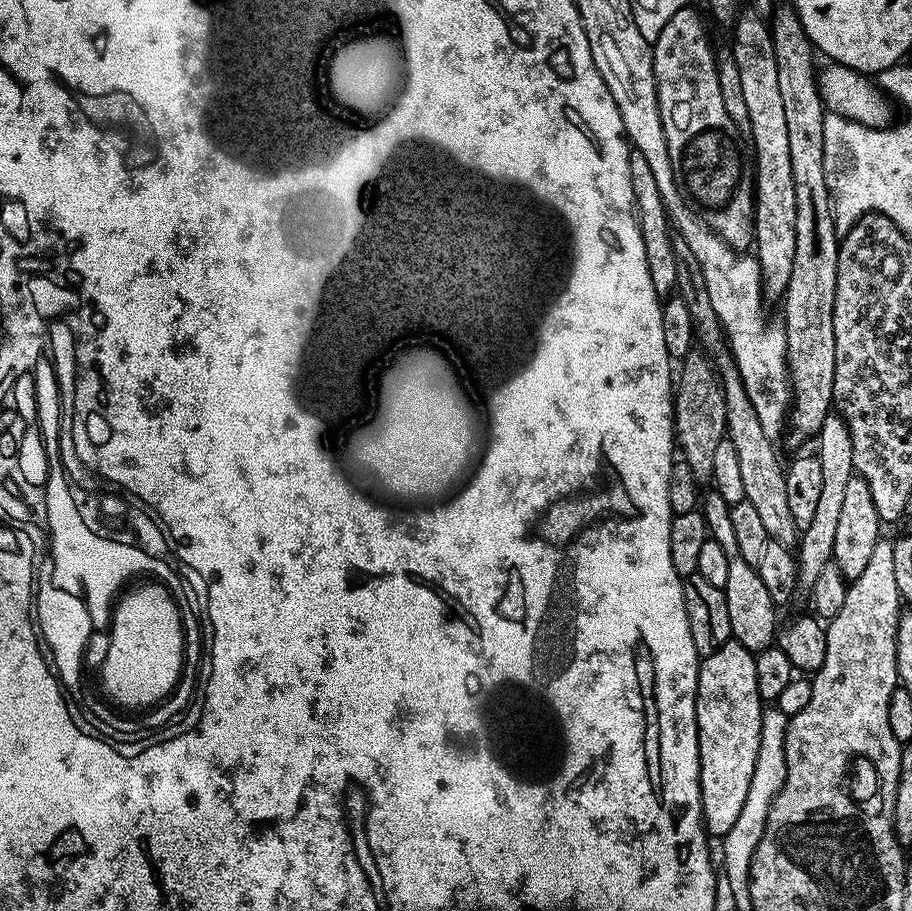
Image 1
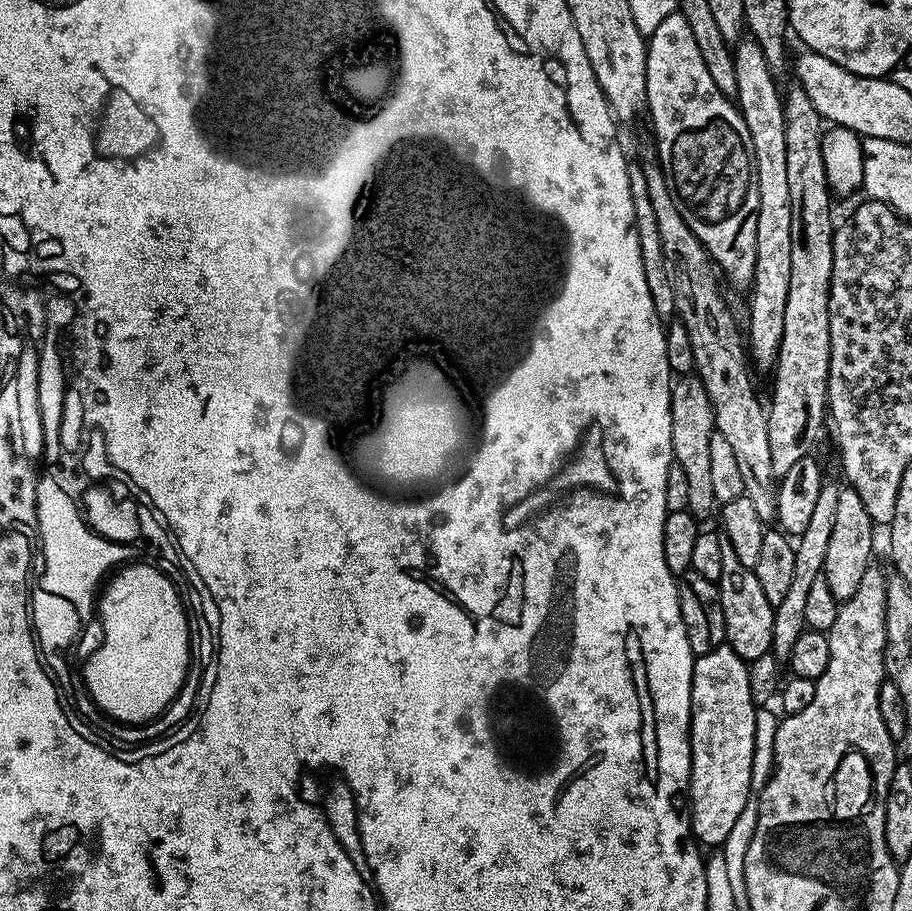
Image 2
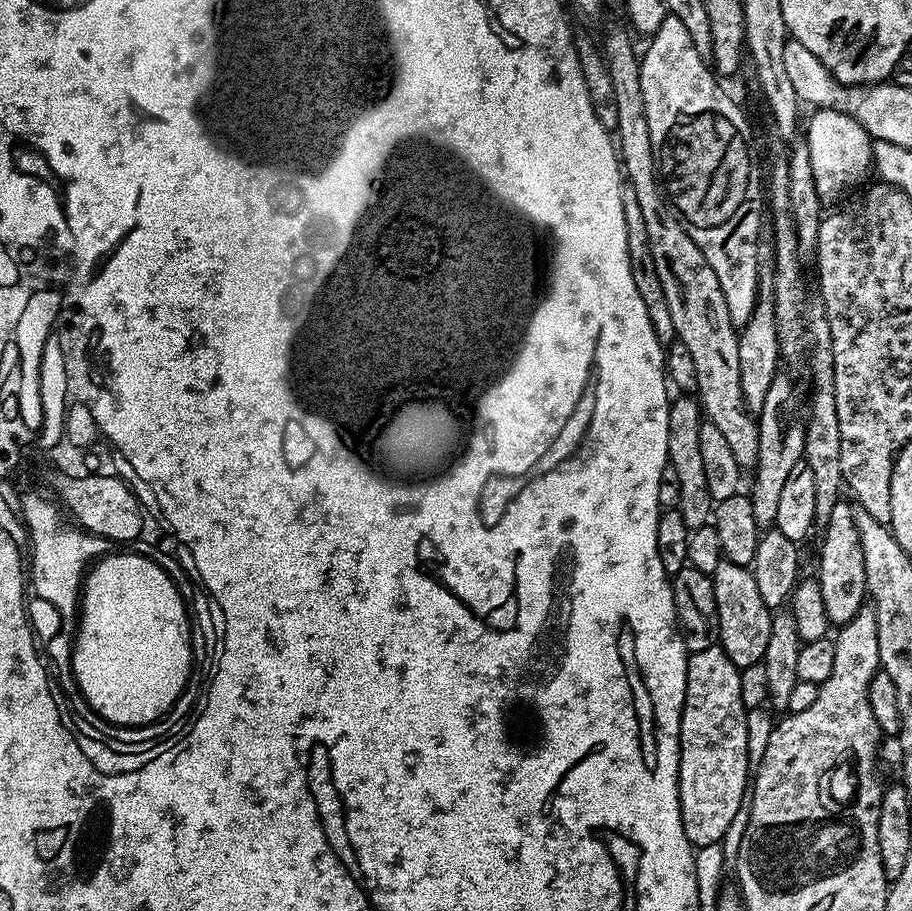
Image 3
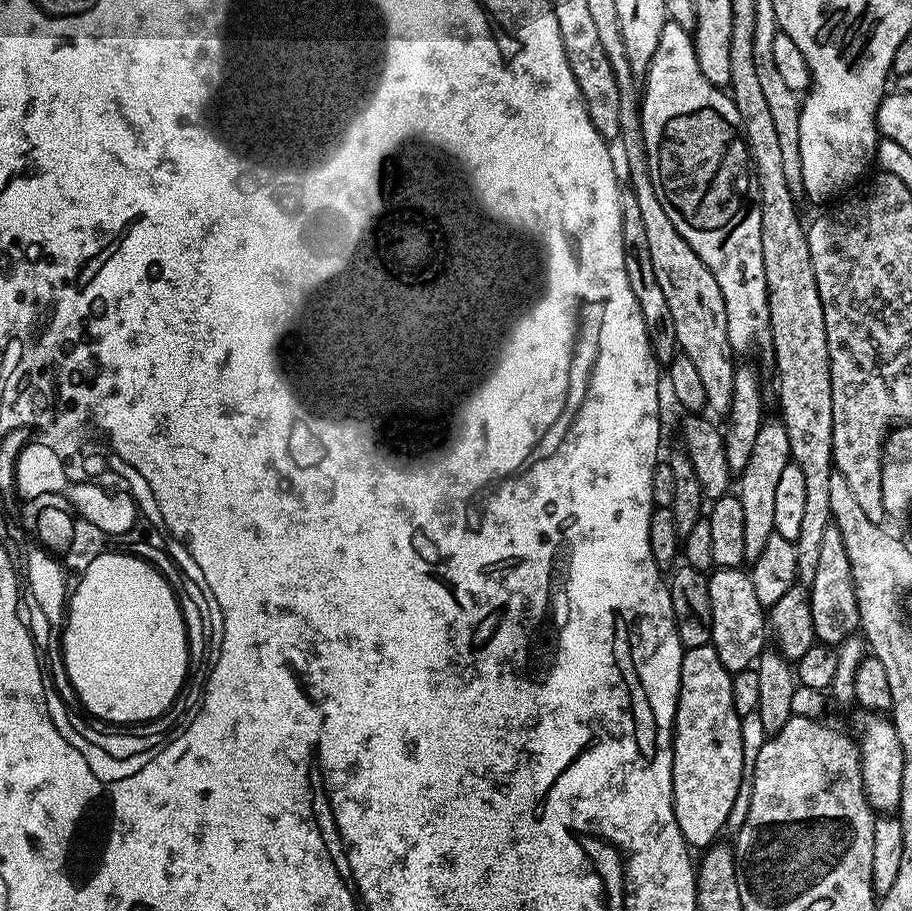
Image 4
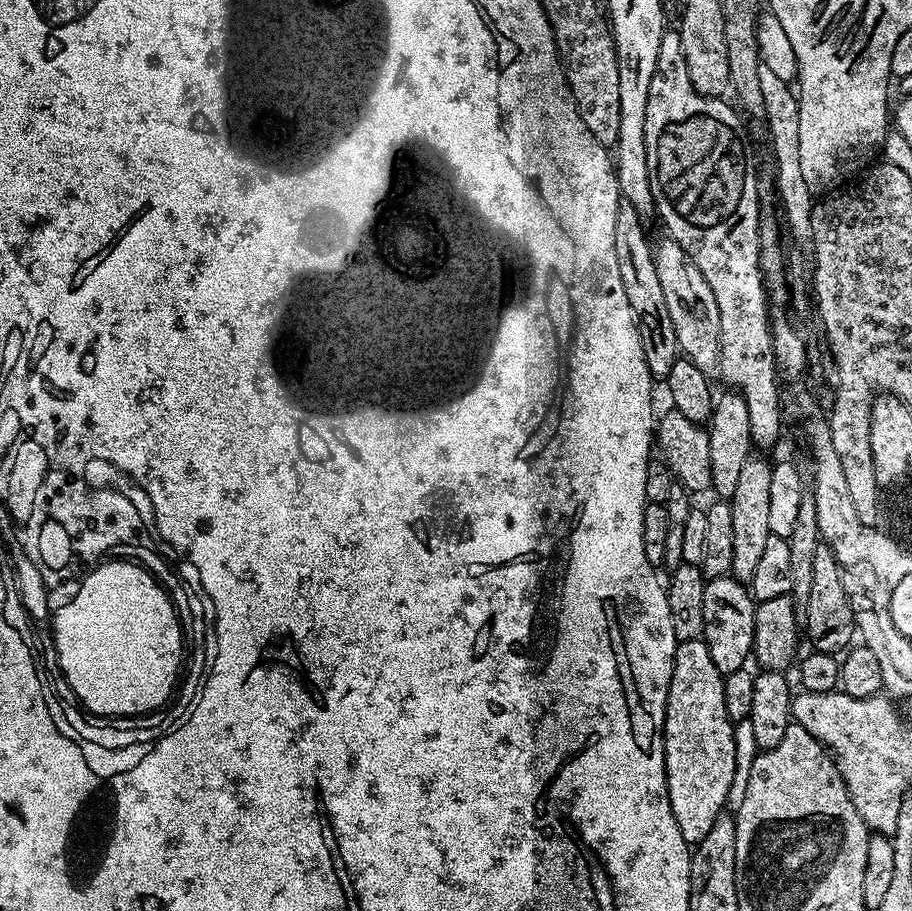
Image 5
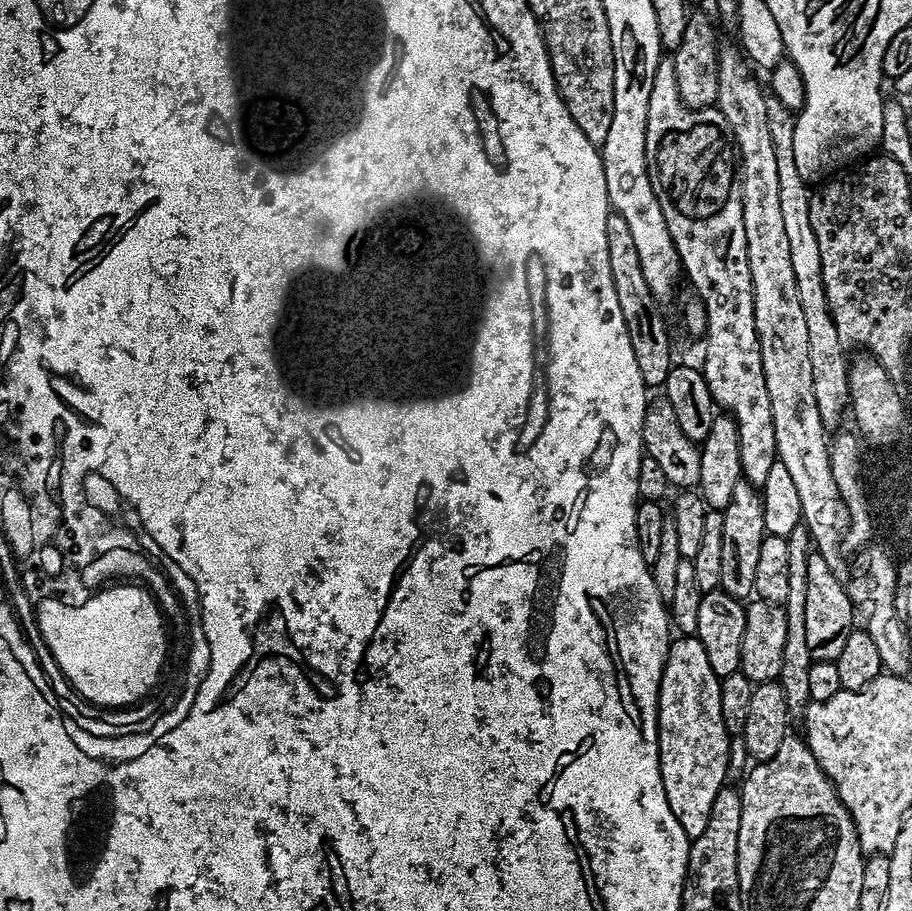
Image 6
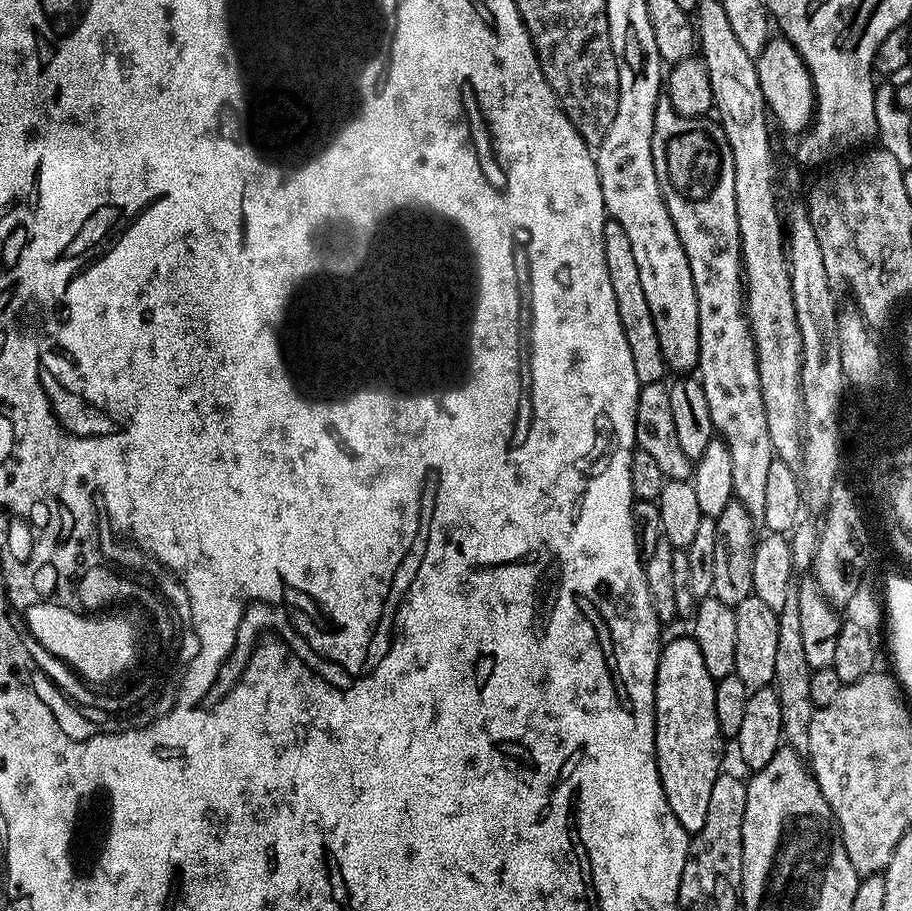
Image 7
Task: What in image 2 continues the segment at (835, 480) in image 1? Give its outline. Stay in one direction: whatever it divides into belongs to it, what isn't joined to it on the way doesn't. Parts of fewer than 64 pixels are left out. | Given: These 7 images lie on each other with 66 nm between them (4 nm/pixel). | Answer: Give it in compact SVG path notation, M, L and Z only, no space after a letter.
M826 482L822 490L818 490L818 502L814 506L814 511L810 522L806 525L806 530L795 541L796 553L794 554L794 578L790 582L790 590L782 602L774 606L774 634L772 635L771 653L777 660L787 661L790 650L794 650L794 642L798 639L798 634L805 630L805 610L806 593L809 592L814 578L822 575L824 563L826 562L826 549L830 542L830 533L834 530L834 513L838 507L838 494L841 485Z

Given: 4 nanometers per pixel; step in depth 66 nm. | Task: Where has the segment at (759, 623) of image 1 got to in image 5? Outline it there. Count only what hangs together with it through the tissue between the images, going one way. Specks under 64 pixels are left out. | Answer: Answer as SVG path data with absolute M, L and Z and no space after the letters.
M731 574L708 580L702 601L702 622L704 623L703 642L710 650L710 659L718 666L723 677L734 674L734 670L745 667L752 656L754 644L754 614L757 601L753 600L751 591L741 581L735 580Z

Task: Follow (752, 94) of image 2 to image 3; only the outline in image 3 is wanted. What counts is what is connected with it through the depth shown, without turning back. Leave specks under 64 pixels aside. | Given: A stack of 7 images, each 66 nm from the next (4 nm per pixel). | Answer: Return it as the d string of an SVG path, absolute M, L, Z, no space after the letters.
M764 262L760 266L760 295L756 298L754 314L739 329L738 335L738 374L742 382L744 405L749 412L759 413L762 402L766 402L766 390L770 390L770 382L778 374L776 368L782 364L780 355L780 339L776 329L776 307L774 306L774 268L771 263Z

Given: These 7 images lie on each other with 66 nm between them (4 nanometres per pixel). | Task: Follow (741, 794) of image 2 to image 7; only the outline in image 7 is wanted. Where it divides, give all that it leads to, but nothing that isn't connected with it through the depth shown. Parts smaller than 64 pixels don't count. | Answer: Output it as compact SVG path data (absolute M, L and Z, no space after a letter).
M691 635L676 636L661 647L656 671L656 765L666 802L670 802L674 818L678 818L680 825L690 834L702 830L706 810L710 807L710 789L722 771L726 740L718 730L718 714L714 714L715 689L716 681L712 679L710 670L706 670L698 642Z

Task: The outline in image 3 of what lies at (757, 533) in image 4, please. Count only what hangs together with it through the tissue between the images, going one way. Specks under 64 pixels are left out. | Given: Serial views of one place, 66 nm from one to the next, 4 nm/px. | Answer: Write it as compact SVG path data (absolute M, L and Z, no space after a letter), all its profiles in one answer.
M777 374L766 390L766 402L762 402L758 413L758 462L754 469L756 477L752 480L750 495L754 508L754 522L761 530L775 525L778 518L778 501L786 478L794 466L804 459L806 446L806 408L800 404L800 392L792 385L792 380L784 374Z

